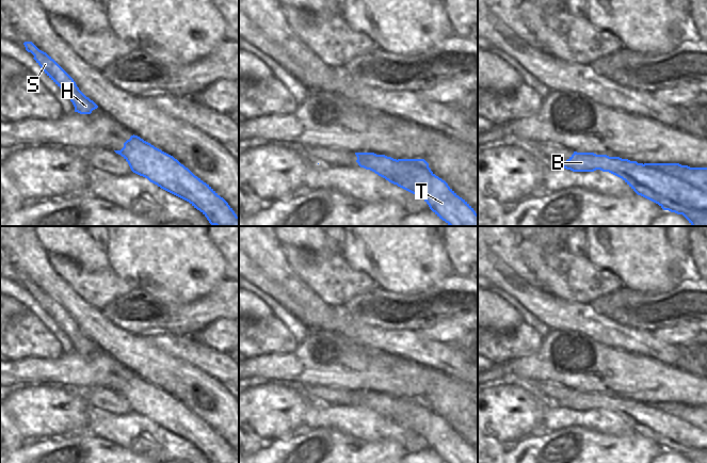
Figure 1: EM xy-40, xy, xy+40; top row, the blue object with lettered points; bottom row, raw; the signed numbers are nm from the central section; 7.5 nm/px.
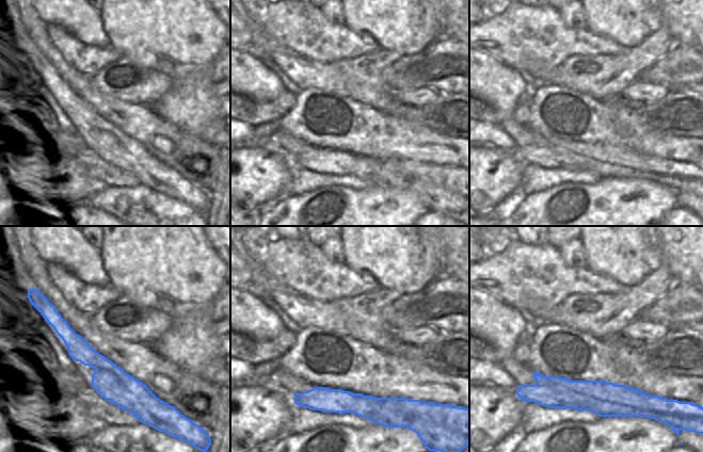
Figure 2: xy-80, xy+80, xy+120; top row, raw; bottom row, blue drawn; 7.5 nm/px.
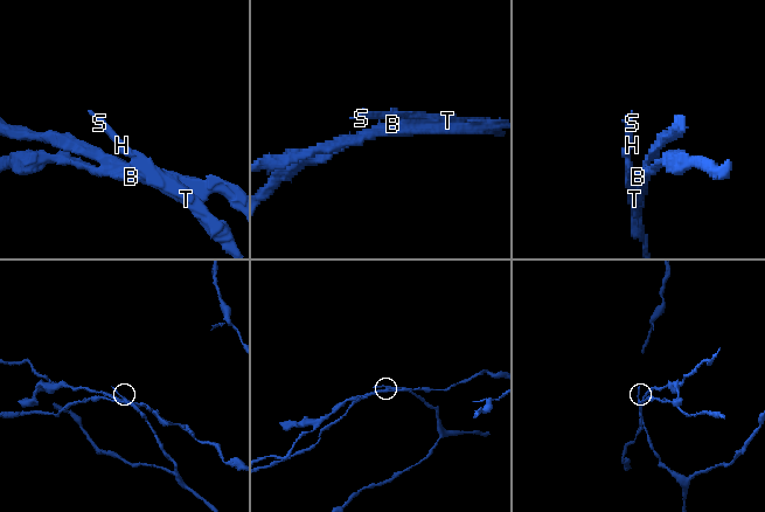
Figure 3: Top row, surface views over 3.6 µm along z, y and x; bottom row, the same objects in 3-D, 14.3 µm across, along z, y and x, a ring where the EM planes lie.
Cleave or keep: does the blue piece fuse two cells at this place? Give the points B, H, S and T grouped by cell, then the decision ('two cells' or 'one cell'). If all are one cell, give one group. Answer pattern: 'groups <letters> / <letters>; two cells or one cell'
groups B / H S T; two cells

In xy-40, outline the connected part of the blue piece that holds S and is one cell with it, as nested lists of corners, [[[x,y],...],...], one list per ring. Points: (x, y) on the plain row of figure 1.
[[[32,281],[23,282],[26,289],[34,294],[34,299],[43,310],[62,329],[73,341],[75,351],[91,353],[98,345],[86,336],[77,325],[74,318],[46,291],[39,289]]]

